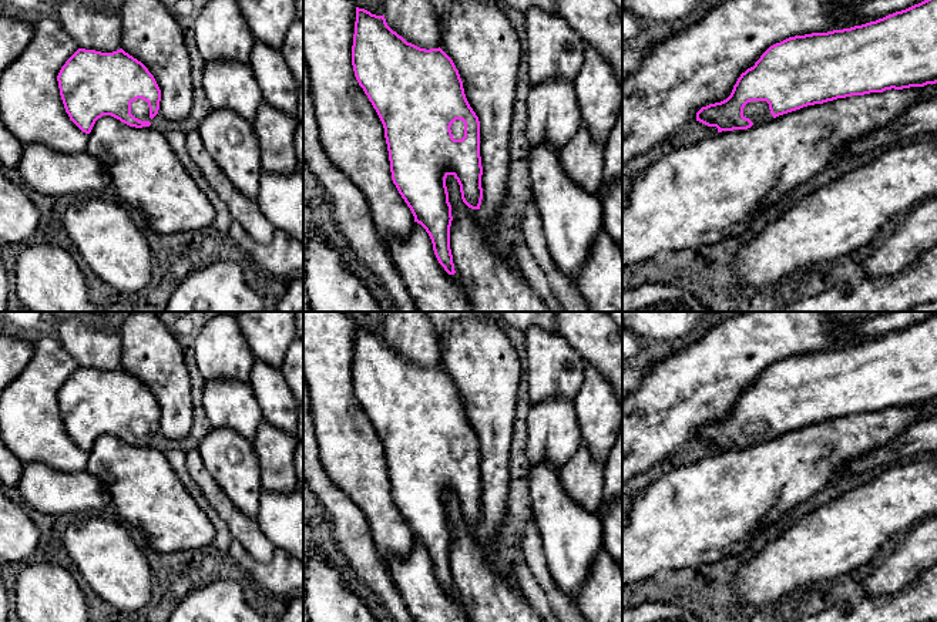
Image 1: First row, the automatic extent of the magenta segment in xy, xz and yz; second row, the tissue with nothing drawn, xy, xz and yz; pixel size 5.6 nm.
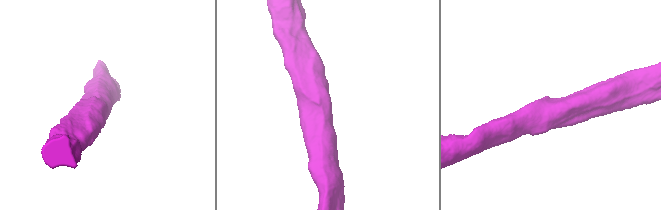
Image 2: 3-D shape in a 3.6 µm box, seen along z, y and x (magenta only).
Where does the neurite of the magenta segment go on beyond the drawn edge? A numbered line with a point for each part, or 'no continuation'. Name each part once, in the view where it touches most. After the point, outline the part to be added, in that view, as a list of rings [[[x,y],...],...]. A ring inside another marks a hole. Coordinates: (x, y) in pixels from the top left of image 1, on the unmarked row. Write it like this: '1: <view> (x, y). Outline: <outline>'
1: xy (140, 427). Outline: [[[138,417],[138,418],[135,418],[135,420],[131,421],[131,433],[135,437],[141,438],[141,440],[150,440],[150,441],[152,440],[150,437],[150,426],[148,426],[148,421],[144,420],[144,418],[141,418],[141,417]]]

